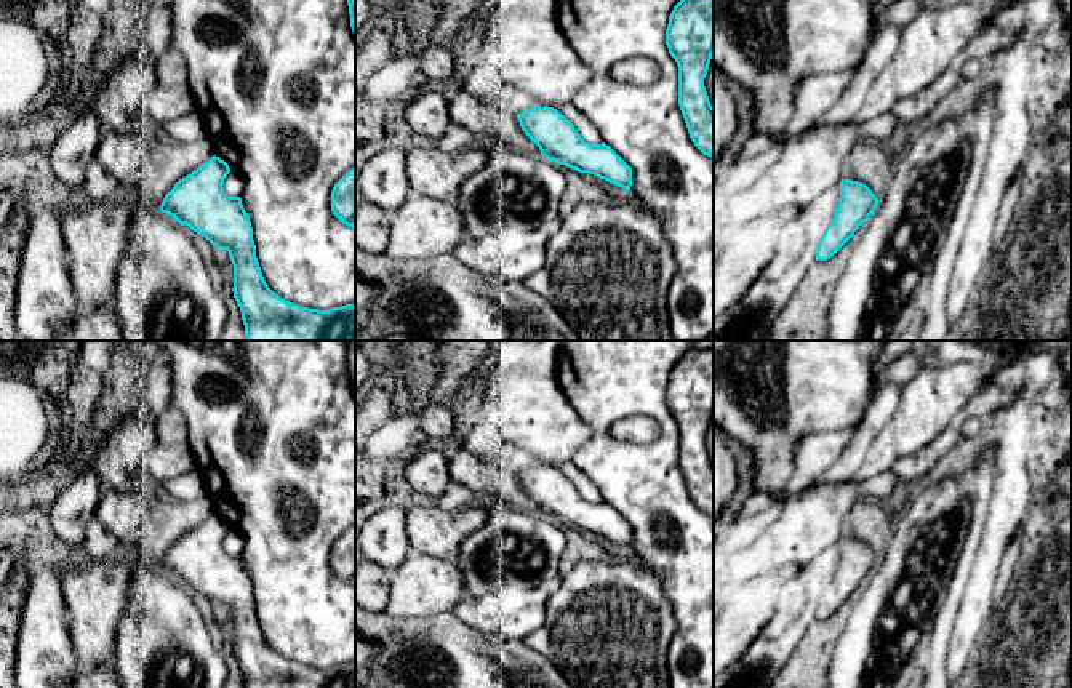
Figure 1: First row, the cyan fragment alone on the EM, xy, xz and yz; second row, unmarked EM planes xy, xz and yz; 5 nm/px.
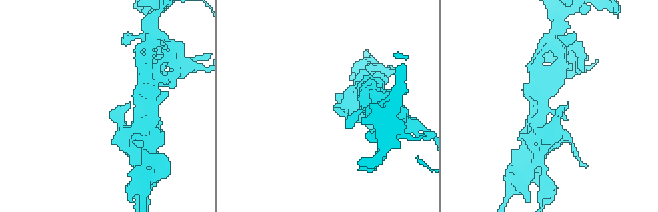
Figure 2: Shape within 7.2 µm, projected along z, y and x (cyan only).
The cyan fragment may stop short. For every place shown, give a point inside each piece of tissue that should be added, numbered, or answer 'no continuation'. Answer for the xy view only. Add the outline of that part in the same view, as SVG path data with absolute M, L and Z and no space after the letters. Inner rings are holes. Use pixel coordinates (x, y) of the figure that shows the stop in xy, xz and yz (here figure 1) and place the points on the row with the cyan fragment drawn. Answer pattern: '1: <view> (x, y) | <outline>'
no continuation

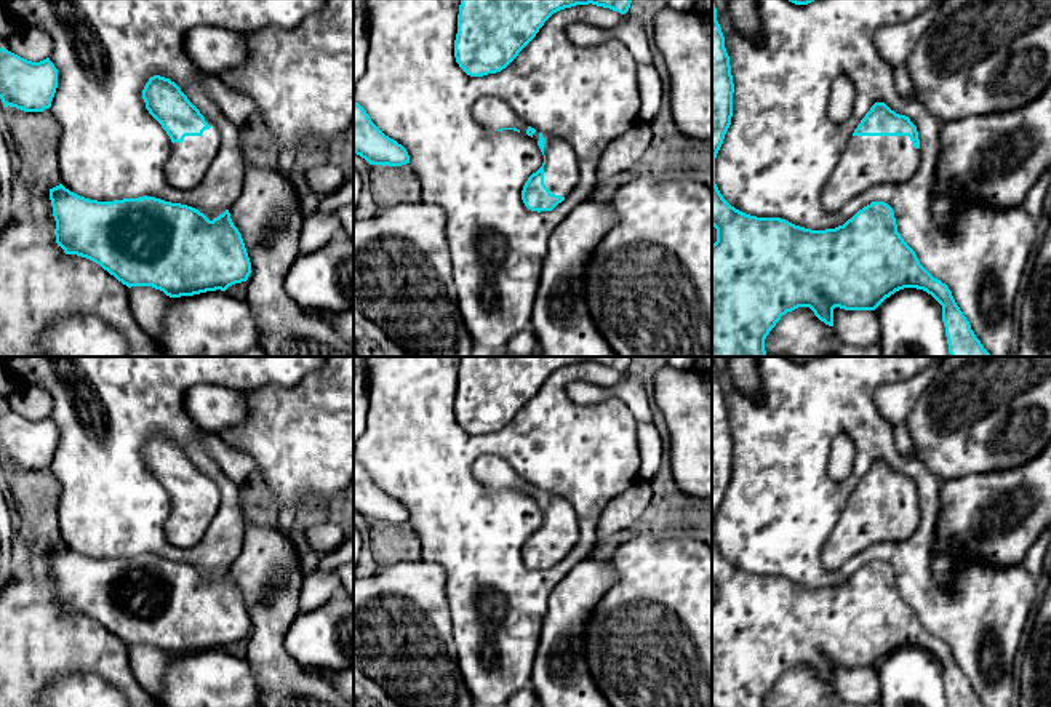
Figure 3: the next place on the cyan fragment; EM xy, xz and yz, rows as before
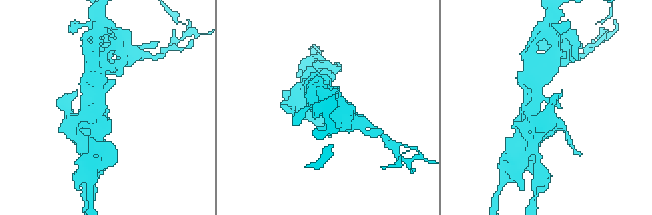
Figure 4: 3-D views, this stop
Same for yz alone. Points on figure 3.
1: yz (867, 160) | M851 136L824 192L822 208L838 211L875 184L901 184L920 166L920 149L909 136Z

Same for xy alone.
1: xy (191, 159) | M208 118L205 122L211 128L205 130L202 136L186 136L182 142L173 144L173 152L165 165L170 186L192 189L203 181L221 144L216 125Z

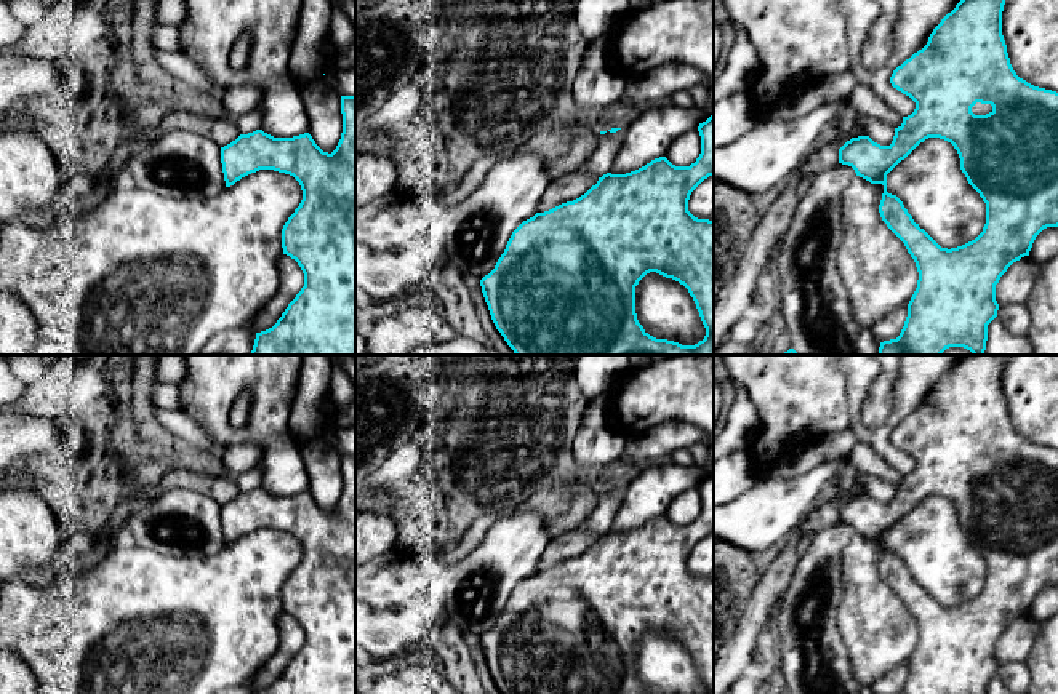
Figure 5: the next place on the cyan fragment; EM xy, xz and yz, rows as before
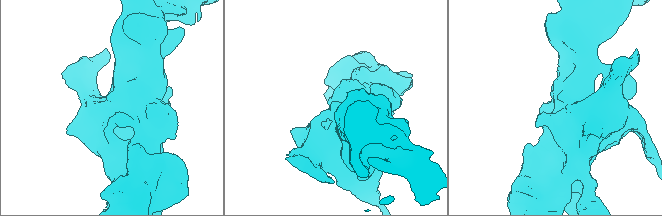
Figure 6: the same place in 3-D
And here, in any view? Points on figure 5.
1: yz (978, 109) | M976 102L976 104L972 107L972 112L973 112L975 115L986 115L986 114L992 112L992 106L991 106L991 104Z

